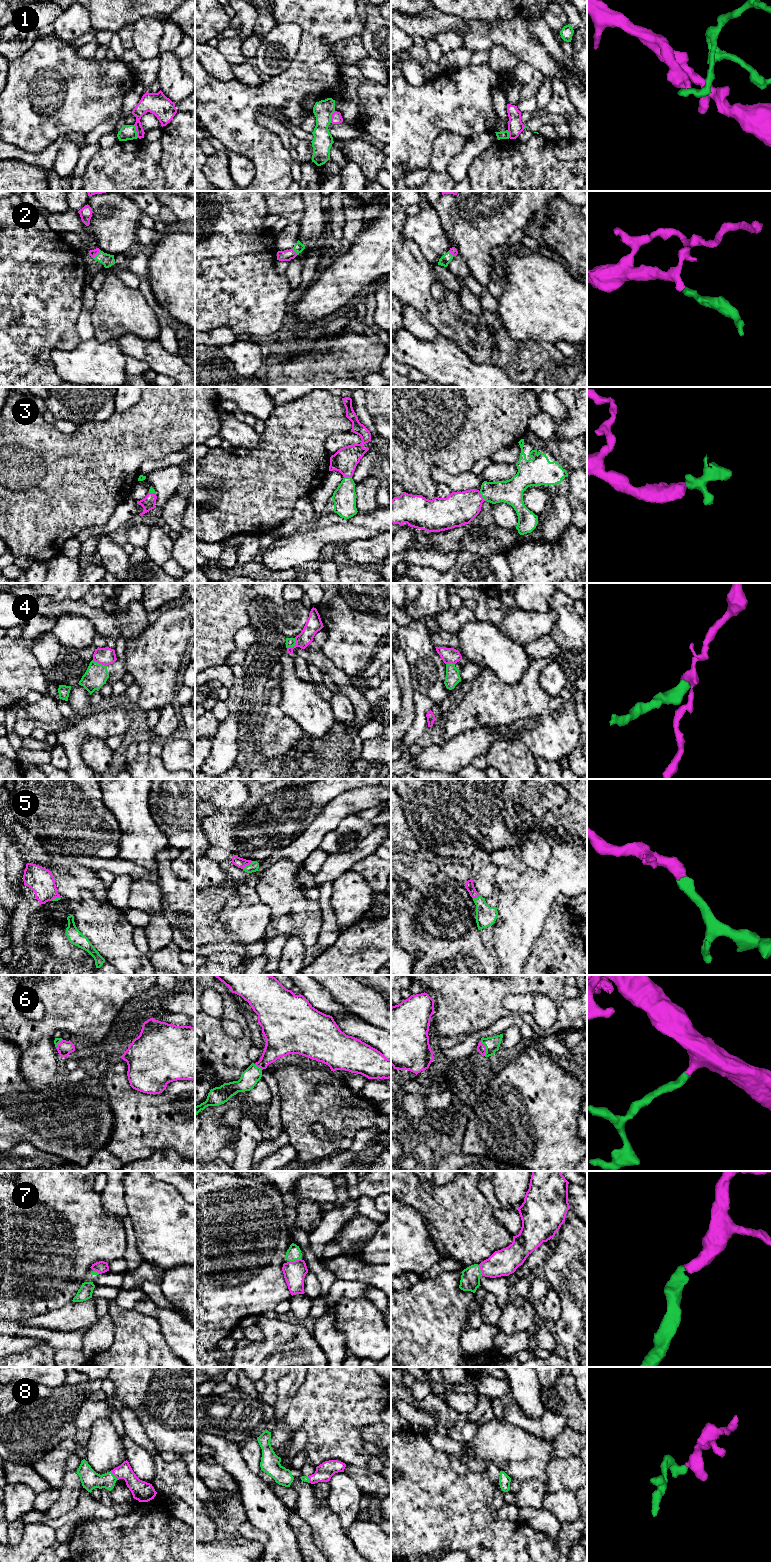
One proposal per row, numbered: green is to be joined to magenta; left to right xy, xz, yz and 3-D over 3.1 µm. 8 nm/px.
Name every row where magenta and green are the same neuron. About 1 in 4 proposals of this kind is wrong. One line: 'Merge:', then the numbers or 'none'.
Merge: 2, 3, 5, 6, 7, 8

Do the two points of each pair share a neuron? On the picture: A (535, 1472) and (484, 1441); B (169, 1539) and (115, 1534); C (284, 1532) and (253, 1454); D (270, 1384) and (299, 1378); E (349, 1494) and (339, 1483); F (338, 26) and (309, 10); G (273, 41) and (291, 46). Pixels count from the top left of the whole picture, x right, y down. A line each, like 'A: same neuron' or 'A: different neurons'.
A: same neuron
B: same neuron
C: different neurons
D: different neurons
E: same neuron
F: same neuron
G: same neuron

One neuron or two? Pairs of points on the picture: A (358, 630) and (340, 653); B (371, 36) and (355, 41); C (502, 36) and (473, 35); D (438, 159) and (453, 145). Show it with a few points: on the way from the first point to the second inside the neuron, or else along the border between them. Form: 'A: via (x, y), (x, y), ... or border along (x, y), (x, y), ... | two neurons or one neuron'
A: via (353, 636), (353, 639), (346, 647) | one neuron
B: border along (359, 36), (368, 58) | two neurons
C: border along (487, 21), (488, 37), (494, 44) | two neurons
D: via (442, 156), (449, 149) | one neuron

